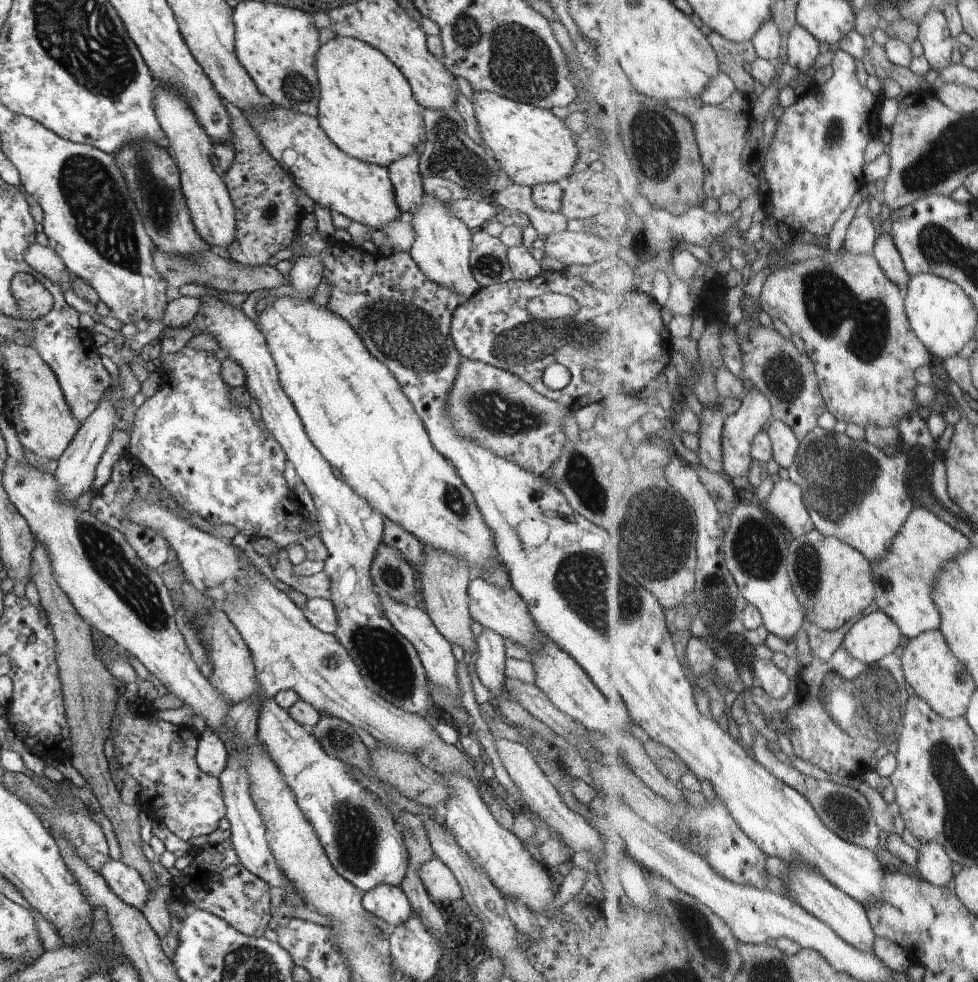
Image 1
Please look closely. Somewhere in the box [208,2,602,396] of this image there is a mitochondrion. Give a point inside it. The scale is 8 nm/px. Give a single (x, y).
(520, 64)

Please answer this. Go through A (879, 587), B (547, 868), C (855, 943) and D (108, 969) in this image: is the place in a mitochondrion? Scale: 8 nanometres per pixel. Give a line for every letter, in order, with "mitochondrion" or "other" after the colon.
A: other
B: other
C: other
D: other

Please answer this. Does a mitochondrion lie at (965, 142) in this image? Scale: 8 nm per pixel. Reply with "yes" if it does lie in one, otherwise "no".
yes

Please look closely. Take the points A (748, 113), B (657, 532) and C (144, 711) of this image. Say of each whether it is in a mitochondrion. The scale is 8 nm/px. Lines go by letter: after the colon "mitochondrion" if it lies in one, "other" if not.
A: other
B: mitochondrion
C: other

